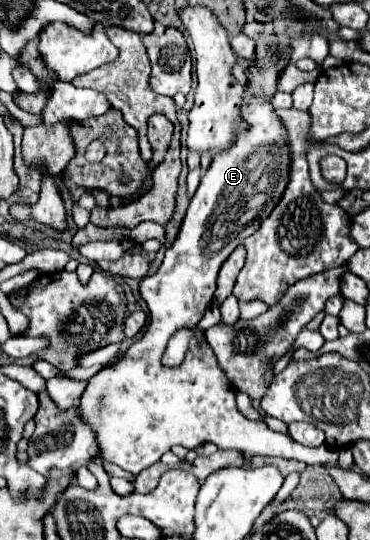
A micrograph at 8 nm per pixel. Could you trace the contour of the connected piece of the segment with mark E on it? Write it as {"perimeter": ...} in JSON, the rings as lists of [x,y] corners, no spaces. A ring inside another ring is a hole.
{"perimeter":[[[263,34],[255,44],[255,60],[247,68],[247,90],[243,92],[243,104],[241,104],[241,118],[245,124],[249,124],[247,130],[243,130],[235,142],[225,150],[213,156],[213,162],[205,170],[201,184],[191,198],[187,216],[181,224],[177,240],[167,248],[161,268],[153,274],[141,280],[141,296],[147,302],[151,310],[151,324],[147,326],[141,340],[137,340],[119,360],[115,360],[109,368],[101,370],[89,380],[87,392],[81,396],[79,408],[81,418],[87,424],[93,424],[97,428],[97,450],[99,454],[119,464],[123,470],[131,474],[139,474],[141,470],[155,464],[165,452],[171,450],[171,446],[179,444],[189,450],[213,442],[219,448],[235,448],[241,450],[245,456],[281,456],[281,458],[295,458],[305,464],[325,464],[331,468],[339,468],[339,450],[331,448],[327,444],[321,444],[317,448],[307,448],[295,442],[291,436],[273,432],[263,422],[247,420],[235,406],[235,396],[231,392],[231,384],[221,372],[221,368],[215,362],[215,356],[209,346],[199,346],[199,340],[203,332],[197,332],[197,340],[193,340],[193,348],[189,348],[189,356],[185,356],[185,364],[181,368],[165,368],[161,364],[161,352],[165,352],[165,340],[177,332],[177,328],[185,328],[189,324],[191,328],[203,318],[209,302],[213,300],[217,272],[221,264],[227,260],[227,256],[253,232],[259,230],[261,222],[273,212],[277,202],[281,200],[287,184],[289,184],[289,172],[291,172],[291,150],[287,140],[287,128],[277,116],[277,112],[271,106],[271,98],[277,92],[277,80],[281,72],[291,64],[291,38],[289,36],[277,36],[277,34]]]}

